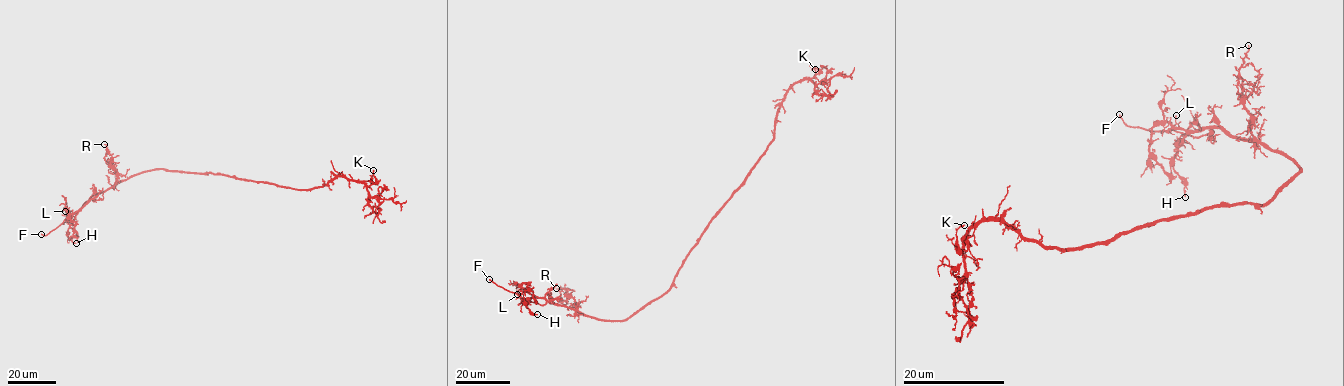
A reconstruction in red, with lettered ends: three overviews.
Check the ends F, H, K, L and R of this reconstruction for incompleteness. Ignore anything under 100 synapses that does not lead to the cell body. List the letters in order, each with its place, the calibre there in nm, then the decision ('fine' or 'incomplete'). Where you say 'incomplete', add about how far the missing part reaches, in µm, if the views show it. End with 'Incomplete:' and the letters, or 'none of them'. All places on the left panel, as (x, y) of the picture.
F: at (41, 234); 150 nm thick; incomplete; about 2 µm are missing
H: at (76, 243); 140 nm thick; fine
K: at (373, 170); 140 nm thick; fine
L: at (65, 211); 100 nm thick; fine
R: at (104, 144); 130 nm thick; fine
Incomplete: F

